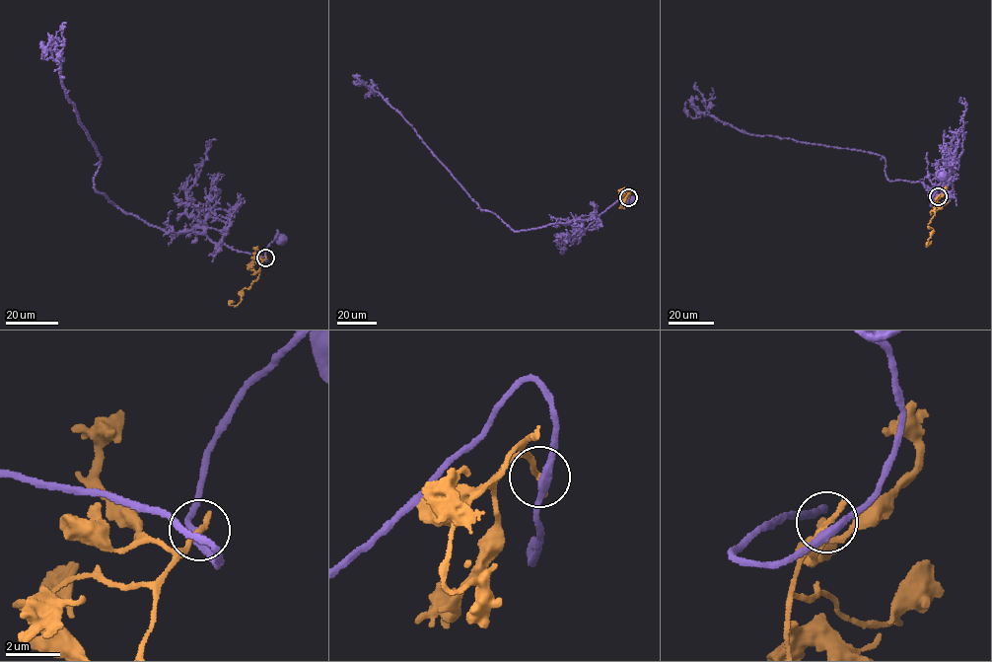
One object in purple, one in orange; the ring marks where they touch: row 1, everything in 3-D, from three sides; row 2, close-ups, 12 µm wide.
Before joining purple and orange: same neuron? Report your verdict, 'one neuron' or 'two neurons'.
two neurons

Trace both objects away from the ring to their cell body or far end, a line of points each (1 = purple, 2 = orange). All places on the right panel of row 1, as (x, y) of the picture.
1: (939, 196), (944, 187), (937, 173), (944, 170), (944, 177)
2: (938, 196), (935, 215), (928, 226), (933, 231), (926, 247), (932, 241)

